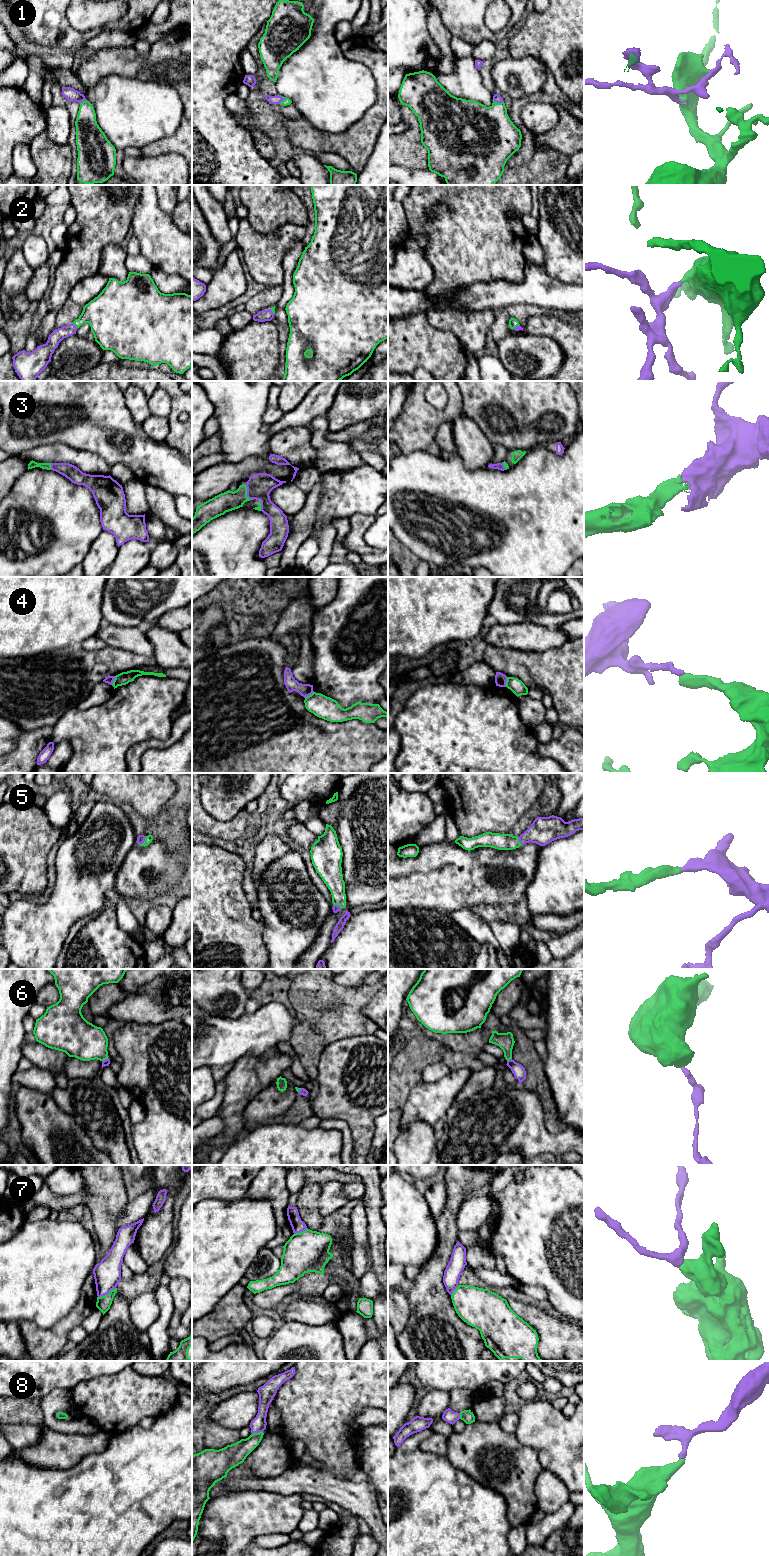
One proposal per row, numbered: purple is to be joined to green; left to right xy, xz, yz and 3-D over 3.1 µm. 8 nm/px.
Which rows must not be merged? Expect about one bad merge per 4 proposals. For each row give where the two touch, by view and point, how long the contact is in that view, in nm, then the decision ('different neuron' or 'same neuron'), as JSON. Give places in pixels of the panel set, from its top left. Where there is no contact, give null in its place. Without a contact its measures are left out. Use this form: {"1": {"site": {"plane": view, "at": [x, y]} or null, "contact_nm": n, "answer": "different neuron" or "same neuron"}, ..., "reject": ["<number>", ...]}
{"1": {"site": {"plane": "xz", "at": [283, 100]}, "contact_nm": 80, "answer": "same neuron"}, "2": {"site": {"plane": "xy", "at": [75, 325]}, "contact_nm": 60, "answer": "same neuron"}, "3": {"site": {"plane": "xz", "at": [246, 493]}, "contact_nm": 140, "answer": "same neuron"}, "4": {"site": {"plane": "yz", "at": [506, 682]}, "contact_nm": 80, "answer": "different neuron"}, "5": {"site": {"plane": "xy", "at": [144, 841]}, "contact_nm": 90, "answer": "same neuron"}, "6": {"site": {"plane": "yz", "at": [509, 1059]}, "contact_nm": 50, "answer": "same neuron"}, "7": {"site": {"plane": "xy", "at": [107, 1294]}, "contact_nm": 170, "answer": "different neuron"}, "8": {"site": {"plane": "xz", "at": [257, 1433]}, "contact_nm": 90, "answer": "same neuron"}, "reject": ["4", "7"]}

